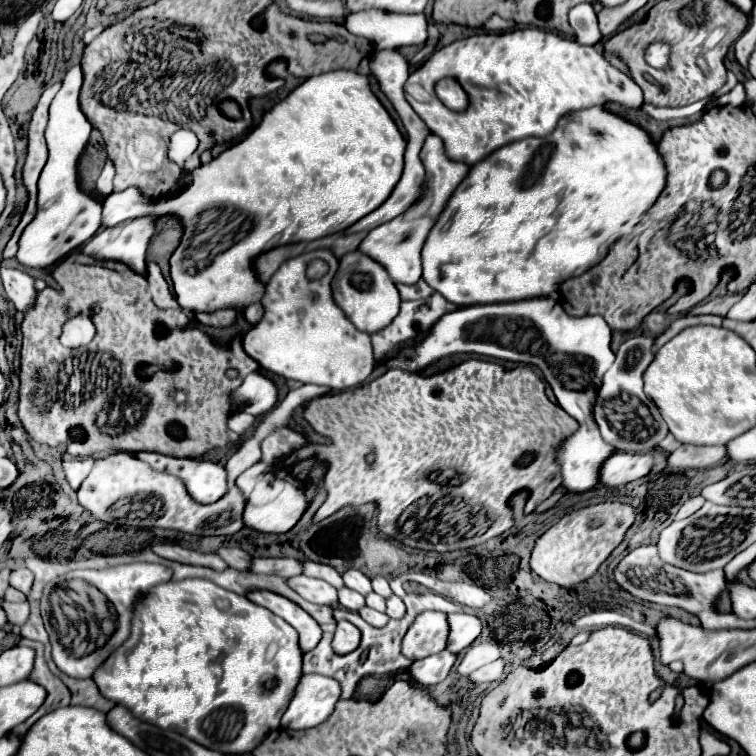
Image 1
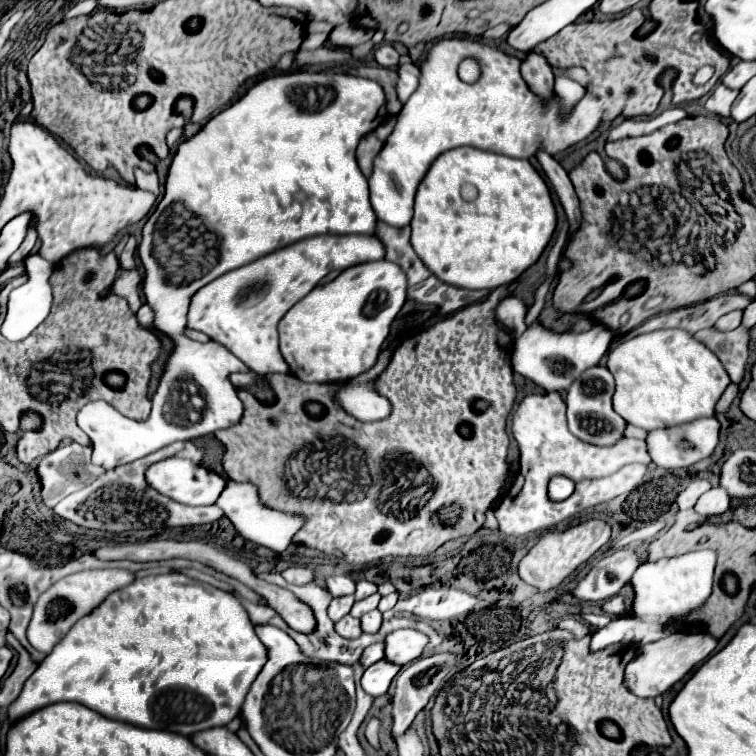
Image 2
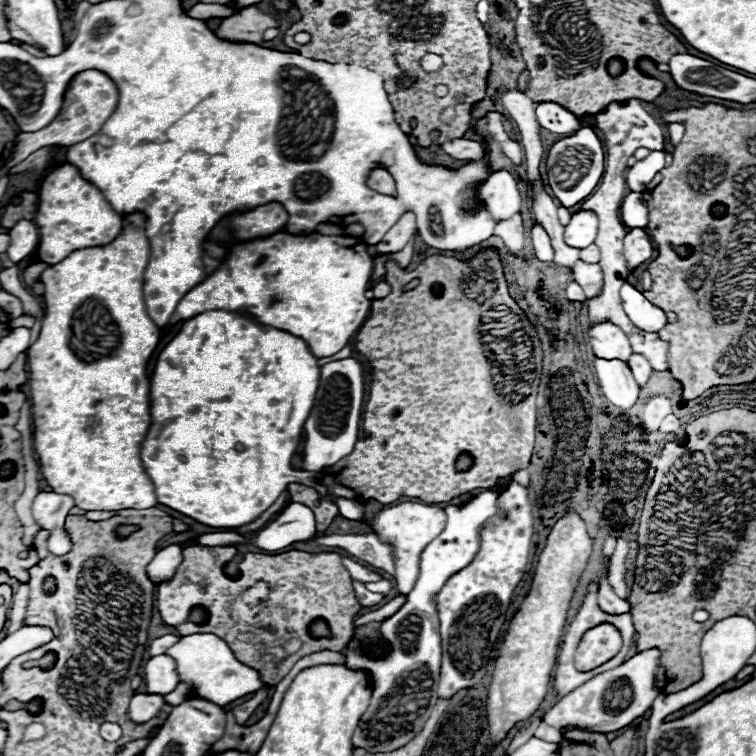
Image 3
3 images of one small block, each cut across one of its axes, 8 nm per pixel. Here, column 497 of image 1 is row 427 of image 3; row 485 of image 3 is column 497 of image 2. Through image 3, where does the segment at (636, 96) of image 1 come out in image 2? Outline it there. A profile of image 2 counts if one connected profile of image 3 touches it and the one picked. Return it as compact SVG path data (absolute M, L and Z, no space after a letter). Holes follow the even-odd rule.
M444 38L430 48L426 60L420 64L420 86L412 94L408 104L404 104L404 108L400 110L398 124L396 124L392 136L386 140L380 154L376 156L372 174L368 178L370 202L372 202L372 208L374 208L378 220L382 220L390 226L396 226L396 228L410 224L416 188L420 186L420 180L424 180L432 162L446 150L452 150L456 146L476 146L476 148L500 152L500 154L506 154L512 158L530 160L540 150L548 152L550 156L562 154L568 148L572 148L580 142L586 142L600 128L604 106L598 96L586 92L578 104L574 104L572 108L564 108L558 94L552 94L550 98L542 98L542 96L534 94L530 90L530 86L526 84L526 80L522 78L520 66L522 66L520 58L506 54L494 46L482 44L474 38ZM466 58L476 60L482 70L480 80L474 84L464 84L458 78L458 66Z

